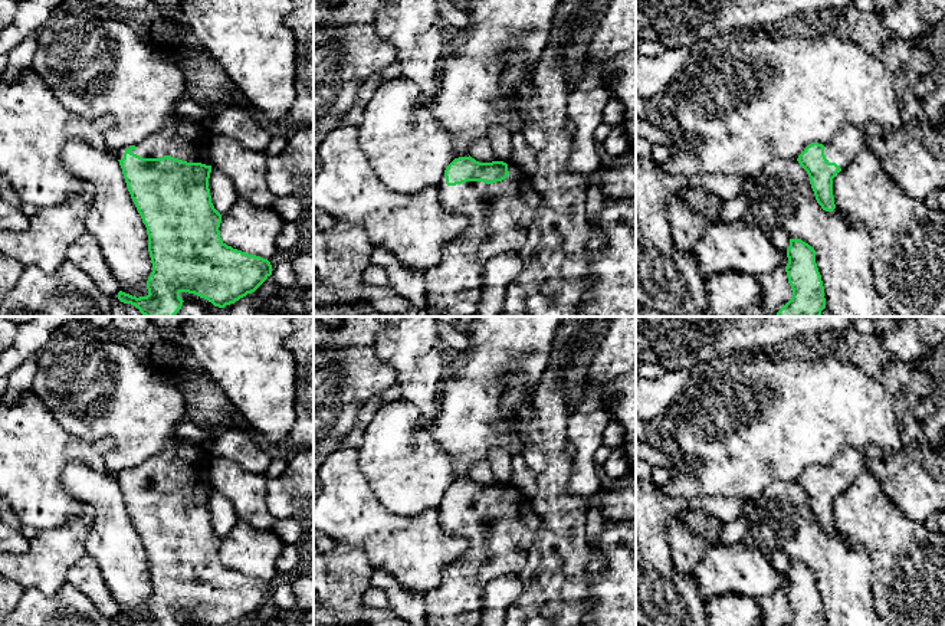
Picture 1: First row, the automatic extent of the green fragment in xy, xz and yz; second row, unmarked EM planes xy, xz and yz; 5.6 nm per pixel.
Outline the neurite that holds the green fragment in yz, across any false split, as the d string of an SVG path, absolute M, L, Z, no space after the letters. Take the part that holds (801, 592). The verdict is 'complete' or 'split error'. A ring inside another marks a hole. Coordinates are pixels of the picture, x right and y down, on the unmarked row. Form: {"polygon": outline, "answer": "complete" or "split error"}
{"polygon": "M790 561L785 589L793 619L787 626L826 626L816 573L801 561Z", "answer": "complete"}

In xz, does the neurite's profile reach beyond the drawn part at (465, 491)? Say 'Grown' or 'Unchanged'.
Grown

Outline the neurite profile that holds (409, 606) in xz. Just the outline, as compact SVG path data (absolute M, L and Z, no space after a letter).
M373 570L373 586L383 589L390 600L393 613L410 626L430 626L424 597L403 589L387 571Z

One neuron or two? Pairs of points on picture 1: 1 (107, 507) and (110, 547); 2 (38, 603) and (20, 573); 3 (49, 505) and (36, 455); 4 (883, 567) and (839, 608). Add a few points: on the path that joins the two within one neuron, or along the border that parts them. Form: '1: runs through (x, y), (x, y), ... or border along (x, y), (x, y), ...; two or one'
1: runs through (110, 517), (110, 537); one
2: border along (62, 584), (49, 596), (36, 589), (25, 590); two
3: runs through (36, 492), (36, 468); one
4: border along (859, 546), (872, 564), (872, 597), (876, 610); two

